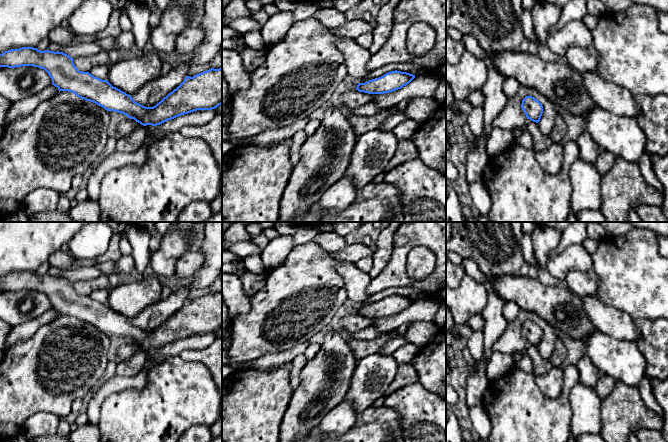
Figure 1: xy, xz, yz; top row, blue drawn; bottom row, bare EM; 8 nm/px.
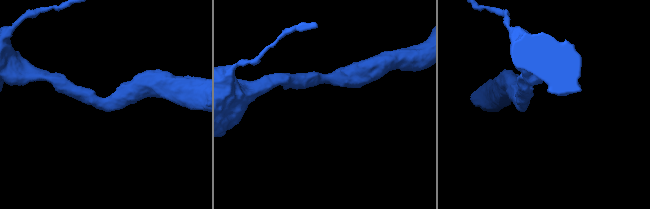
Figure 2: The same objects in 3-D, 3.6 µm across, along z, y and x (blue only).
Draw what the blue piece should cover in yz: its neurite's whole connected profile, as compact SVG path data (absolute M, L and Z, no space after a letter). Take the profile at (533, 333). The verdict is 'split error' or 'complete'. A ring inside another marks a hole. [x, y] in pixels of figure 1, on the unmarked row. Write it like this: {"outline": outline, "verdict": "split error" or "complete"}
{"outline": "M526 320L522 324L521 332L528 343L536 347L540 345L543 337L543 330L537 323L532 320Z", "verdict": "complete"}

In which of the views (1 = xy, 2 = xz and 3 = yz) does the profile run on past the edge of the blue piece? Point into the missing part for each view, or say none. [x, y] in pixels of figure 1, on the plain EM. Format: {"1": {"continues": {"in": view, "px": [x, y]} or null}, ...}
{"1": {"continues": null}, "2": {"continues": null}, "3": {"continues": null}}

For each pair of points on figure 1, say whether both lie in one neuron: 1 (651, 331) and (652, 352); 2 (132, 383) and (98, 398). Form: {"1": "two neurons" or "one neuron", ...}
{"1": "one neuron", "2": "one neuron"}

